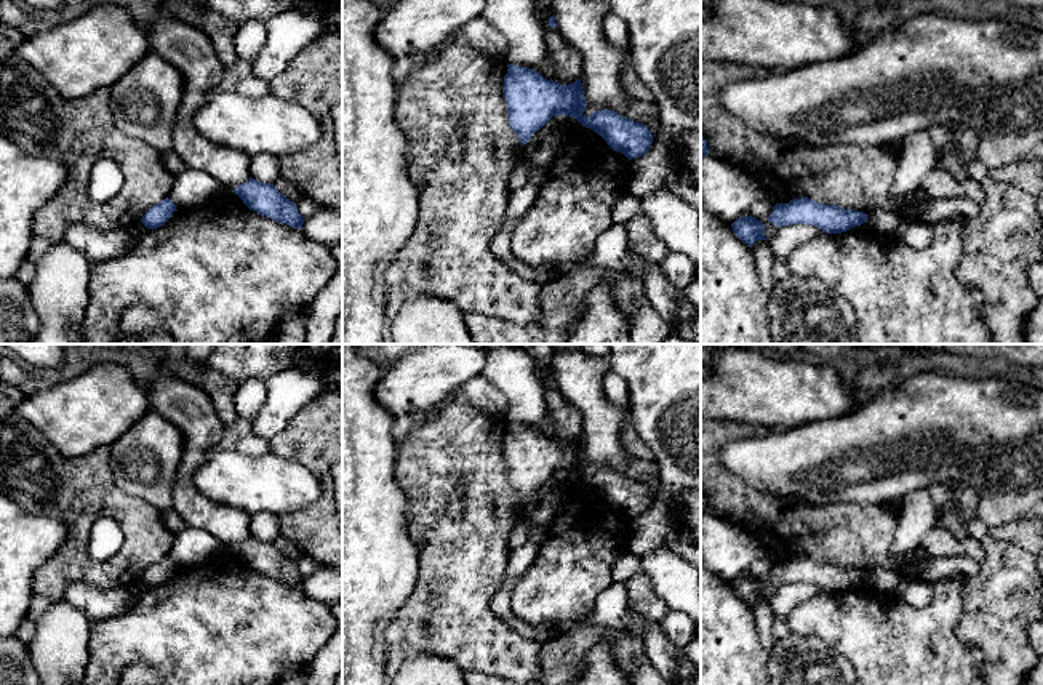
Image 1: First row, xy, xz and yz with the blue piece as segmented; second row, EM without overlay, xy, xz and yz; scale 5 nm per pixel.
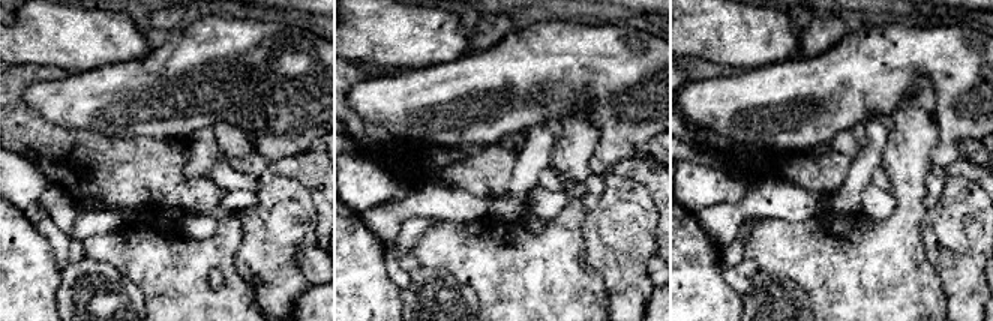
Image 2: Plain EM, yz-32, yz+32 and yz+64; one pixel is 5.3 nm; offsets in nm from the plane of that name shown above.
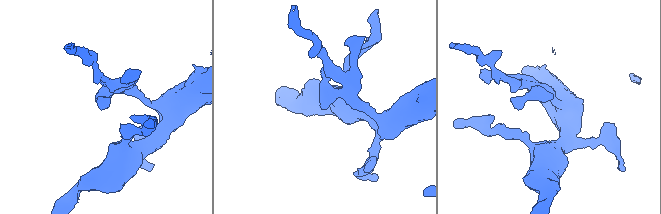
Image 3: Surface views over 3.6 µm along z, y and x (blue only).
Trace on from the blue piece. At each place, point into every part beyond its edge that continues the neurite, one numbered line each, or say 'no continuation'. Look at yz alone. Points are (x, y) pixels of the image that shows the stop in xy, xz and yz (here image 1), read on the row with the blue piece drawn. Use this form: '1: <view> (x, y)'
no continuation

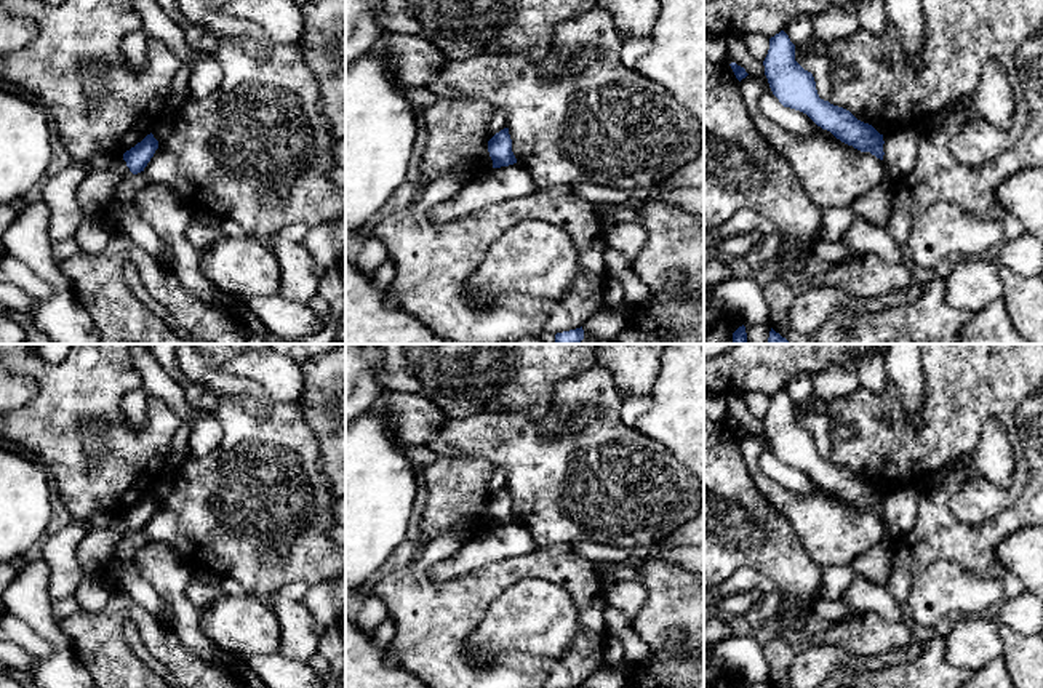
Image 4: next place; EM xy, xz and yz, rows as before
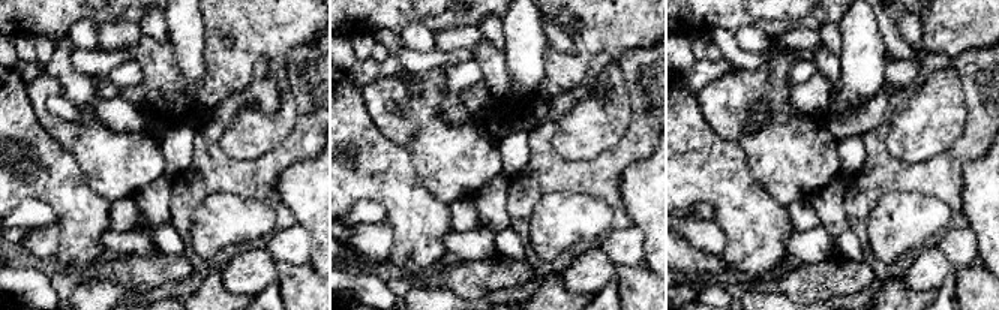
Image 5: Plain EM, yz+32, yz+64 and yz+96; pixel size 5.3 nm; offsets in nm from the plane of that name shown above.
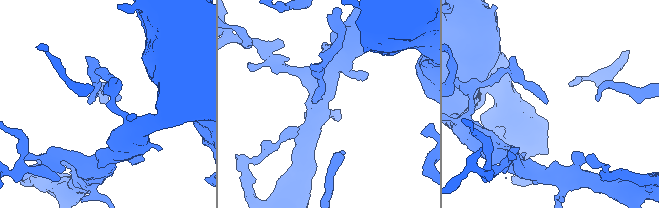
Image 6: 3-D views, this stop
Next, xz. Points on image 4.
no continuation

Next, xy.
no continuation

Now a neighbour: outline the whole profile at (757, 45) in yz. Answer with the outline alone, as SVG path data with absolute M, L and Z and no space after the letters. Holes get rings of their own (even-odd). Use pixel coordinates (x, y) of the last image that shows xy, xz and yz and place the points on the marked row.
M747 34L745 48L752 58L763 62L769 50L769 38L761 34Z

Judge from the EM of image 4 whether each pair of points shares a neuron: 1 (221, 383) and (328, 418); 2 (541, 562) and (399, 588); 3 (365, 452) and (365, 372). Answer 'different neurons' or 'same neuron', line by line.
1: different neurons
2: same neuron
3: different neurons

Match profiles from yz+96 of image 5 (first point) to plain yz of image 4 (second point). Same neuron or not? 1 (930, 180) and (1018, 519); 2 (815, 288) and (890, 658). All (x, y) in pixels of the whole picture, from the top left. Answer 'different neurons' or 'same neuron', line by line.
1: same neuron
2: different neurons

